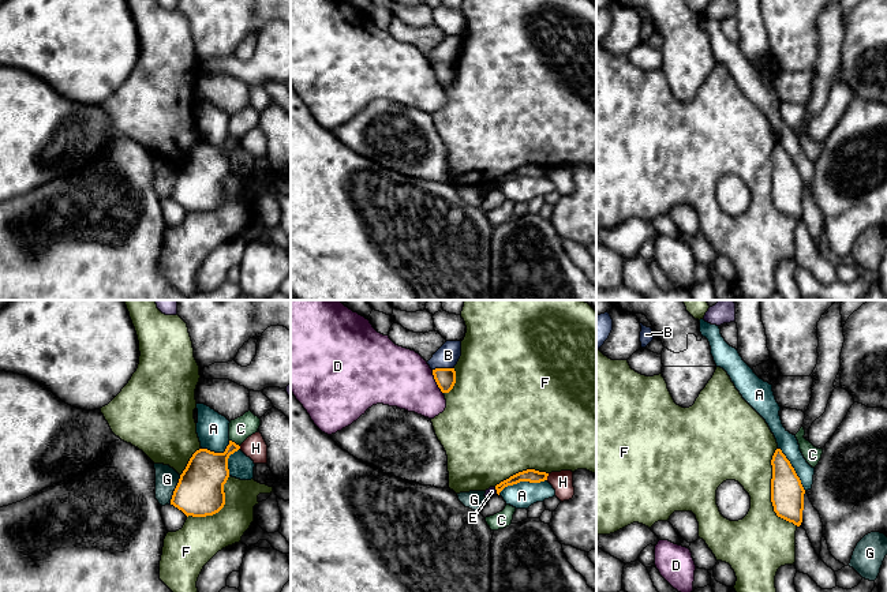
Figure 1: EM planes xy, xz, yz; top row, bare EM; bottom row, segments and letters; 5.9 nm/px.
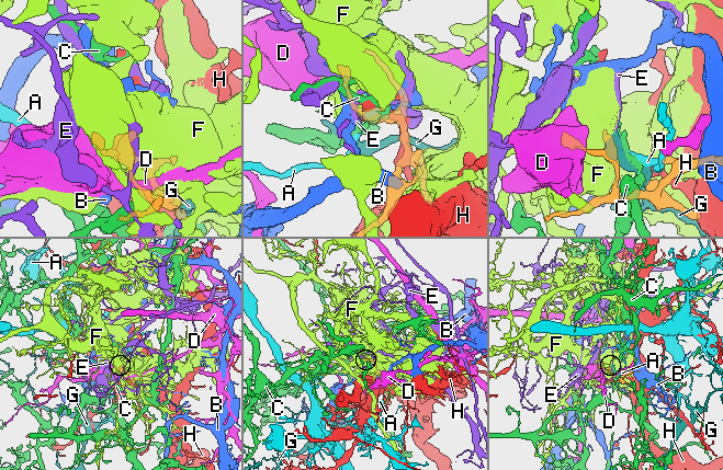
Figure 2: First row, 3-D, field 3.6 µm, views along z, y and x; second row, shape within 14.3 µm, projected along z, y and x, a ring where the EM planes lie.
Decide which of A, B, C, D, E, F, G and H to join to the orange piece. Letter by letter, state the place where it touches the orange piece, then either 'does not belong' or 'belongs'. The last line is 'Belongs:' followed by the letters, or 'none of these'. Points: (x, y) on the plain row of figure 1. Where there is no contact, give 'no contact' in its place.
A: contact xz (521, 175); does not belong
B: contact xz (442, 63); does not belong
C: contact xy (234, 137); does not belong
D: contact xz (435, 75); does not belong
E: contact xz (496, 183); does not belong
F: contact yz (771, 186); does not belong
G: contact xy (175, 184); does not belong
H: contact xz (547, 169); does not belong
Belongs: none of these

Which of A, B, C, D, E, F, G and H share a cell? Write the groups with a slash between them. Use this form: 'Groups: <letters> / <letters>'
Groups: A / B / C / D / E / F / G / H

